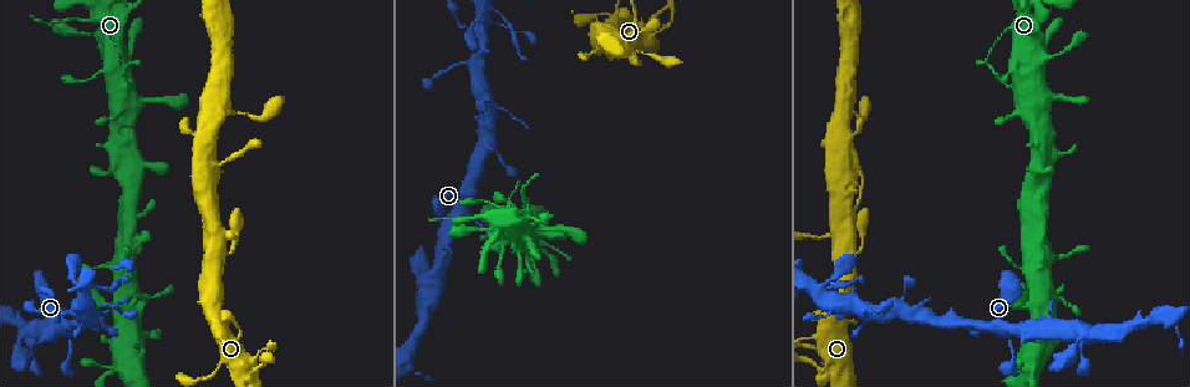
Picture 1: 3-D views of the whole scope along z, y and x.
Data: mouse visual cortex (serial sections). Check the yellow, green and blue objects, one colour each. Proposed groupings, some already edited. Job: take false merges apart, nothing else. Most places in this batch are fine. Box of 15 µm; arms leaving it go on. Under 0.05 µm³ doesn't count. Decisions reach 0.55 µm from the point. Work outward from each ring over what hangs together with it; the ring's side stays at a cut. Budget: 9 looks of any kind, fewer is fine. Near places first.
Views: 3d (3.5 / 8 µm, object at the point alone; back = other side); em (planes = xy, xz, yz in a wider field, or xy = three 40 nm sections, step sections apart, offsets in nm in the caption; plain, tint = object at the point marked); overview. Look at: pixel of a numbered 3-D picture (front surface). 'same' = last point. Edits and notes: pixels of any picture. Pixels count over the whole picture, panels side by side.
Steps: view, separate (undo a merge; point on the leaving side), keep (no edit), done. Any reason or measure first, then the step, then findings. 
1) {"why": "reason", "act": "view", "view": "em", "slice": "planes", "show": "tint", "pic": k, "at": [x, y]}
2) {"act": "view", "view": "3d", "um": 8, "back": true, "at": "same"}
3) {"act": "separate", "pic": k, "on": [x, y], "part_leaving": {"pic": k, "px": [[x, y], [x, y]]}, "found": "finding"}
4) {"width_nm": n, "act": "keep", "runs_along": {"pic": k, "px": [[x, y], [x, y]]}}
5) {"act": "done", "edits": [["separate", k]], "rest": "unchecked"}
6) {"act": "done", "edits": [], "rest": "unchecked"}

{"why": "three arms meet", "act": "view", "view": "3d", "um": 3.5, "pic": 1, "at": [531, 218]}

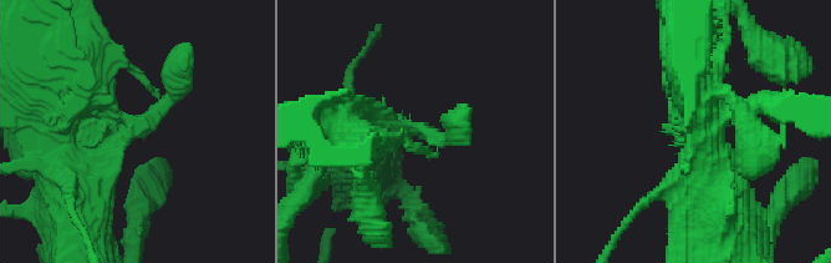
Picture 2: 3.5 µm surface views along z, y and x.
{"arms": 3, "arm_widths_nm": [100, 250, 500], "act": "view", "view": "em", "slice": "xy", "step": 2, "show": "tint", "pic": 2, "at": [419, 131]}

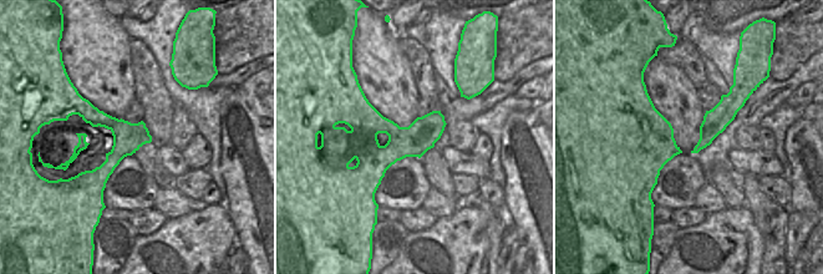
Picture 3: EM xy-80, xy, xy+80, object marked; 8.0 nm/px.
{"act": "keep", "runs_along": {"pic": 2, "px": [[70, 181], [188, 77]]}, "found": "continuous, no second cell"}

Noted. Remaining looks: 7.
{"why": "sudden change in width", "act": "view", "view": "3d", "um": 3.5, "pic": 1, "at": [221, 253]}

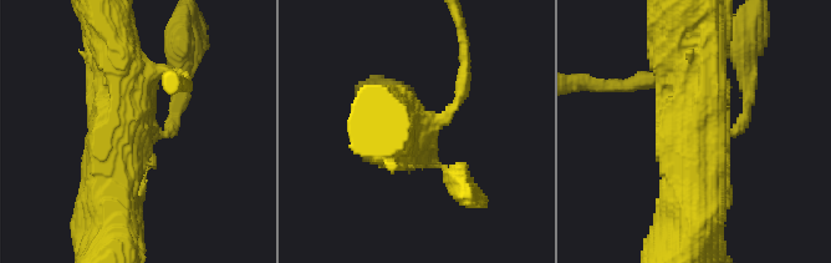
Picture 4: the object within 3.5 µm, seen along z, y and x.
{"why": "shape alone is not enough", "act": "view", "view": "em", "slice": "xy", "step": 2, "show": "tint", "pic": 4, "at": [714, 132]}

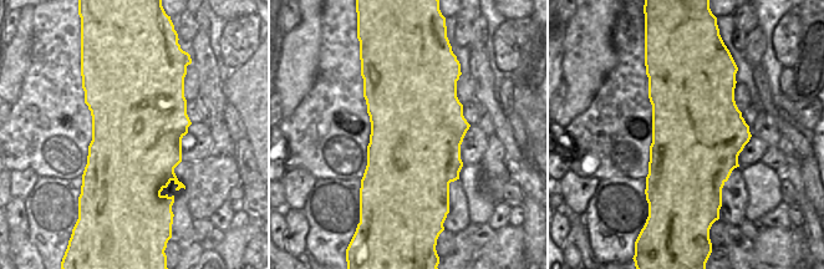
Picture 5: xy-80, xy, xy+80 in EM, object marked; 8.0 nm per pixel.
{"act": "view", "view": "em", "slice": "xy", "step": 3, "show": "tint", "at": "same"}

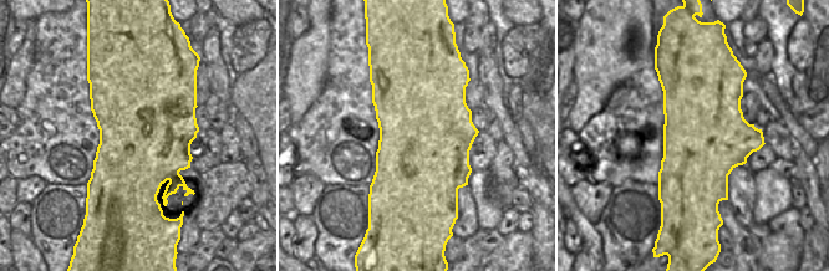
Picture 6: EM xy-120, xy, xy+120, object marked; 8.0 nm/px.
{"act": "keep", "runs_along": {"pic": 4, "px": [[689, 190], [696, 79], [683, 29]]}, "found": "continuous, no second cell"}

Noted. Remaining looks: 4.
{"why": "three-way junction", "act": "view", "view": "3d", "um": 3.5, "pic": 1, "at": [829, 309]}

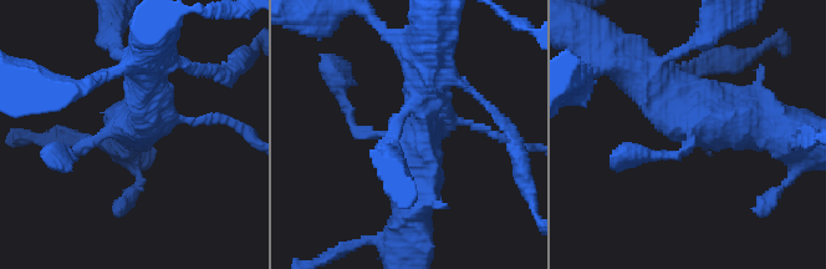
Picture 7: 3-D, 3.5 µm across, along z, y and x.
{"why": "now the EM", "act": "view", "view": "em", "slice": "xy", "step": 3, "show": "tint", "pic": 7, "at": [110, 130]}

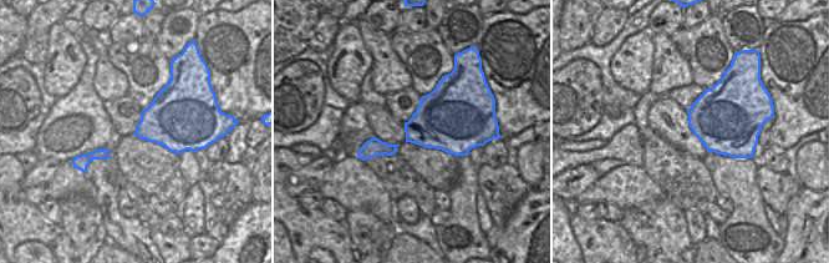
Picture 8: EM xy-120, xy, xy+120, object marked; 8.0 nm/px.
{"act": "keep", "found": "all the same cell"}

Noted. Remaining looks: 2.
{"act": "done", "edits": [], "rest": "unchecked"}

